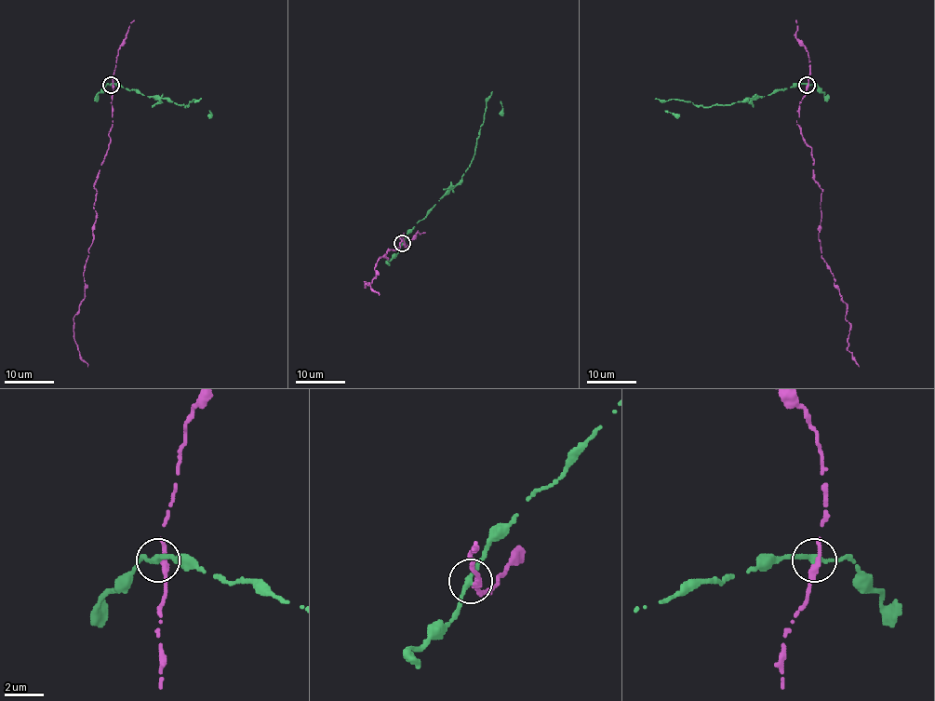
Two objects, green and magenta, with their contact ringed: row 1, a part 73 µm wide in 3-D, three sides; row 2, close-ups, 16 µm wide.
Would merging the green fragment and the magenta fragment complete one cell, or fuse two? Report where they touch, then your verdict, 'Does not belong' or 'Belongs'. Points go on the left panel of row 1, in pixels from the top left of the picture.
Place: (111, 85). Does not belong

